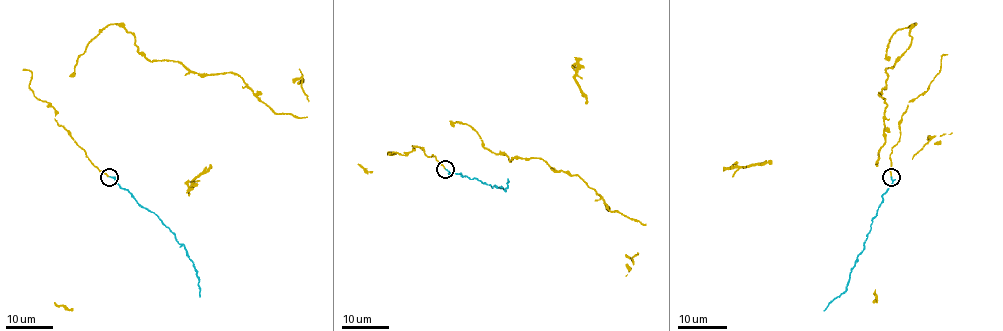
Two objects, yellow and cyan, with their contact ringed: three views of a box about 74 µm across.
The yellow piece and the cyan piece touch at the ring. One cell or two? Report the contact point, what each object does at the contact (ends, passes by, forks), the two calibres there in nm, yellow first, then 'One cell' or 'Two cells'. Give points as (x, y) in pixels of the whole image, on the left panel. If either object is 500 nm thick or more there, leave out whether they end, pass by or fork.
Place: (109, 177). At the ring yellow ends. At the ring cyan ends. Thickness 140 nm (yellow) against 150 nm. One cell

